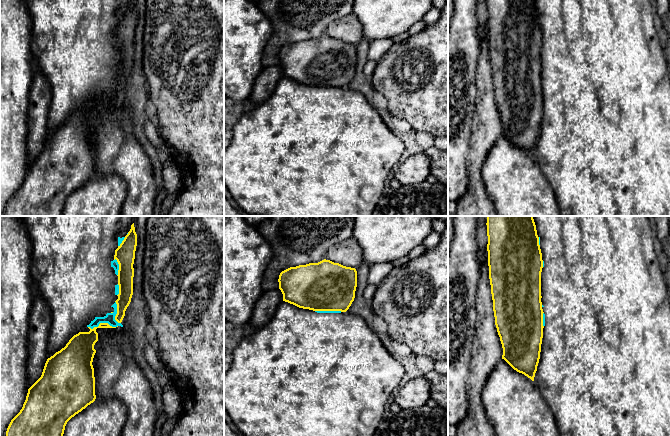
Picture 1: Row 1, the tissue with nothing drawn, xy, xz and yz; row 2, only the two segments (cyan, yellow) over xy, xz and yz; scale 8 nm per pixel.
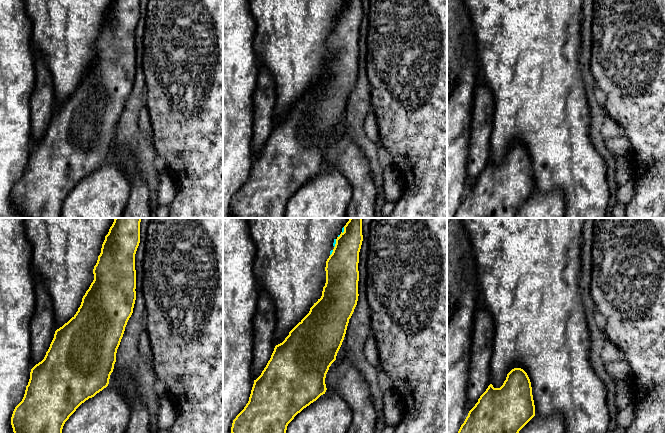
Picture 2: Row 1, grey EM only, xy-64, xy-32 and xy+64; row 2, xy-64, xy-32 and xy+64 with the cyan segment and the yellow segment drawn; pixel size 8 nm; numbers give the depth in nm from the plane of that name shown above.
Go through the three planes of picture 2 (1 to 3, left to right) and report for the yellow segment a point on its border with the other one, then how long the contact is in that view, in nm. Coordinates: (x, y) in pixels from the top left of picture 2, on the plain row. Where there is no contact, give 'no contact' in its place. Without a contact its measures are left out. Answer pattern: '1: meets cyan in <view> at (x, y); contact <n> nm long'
1: no contact
2: meets cyan in xy-32 at (335, 19); contact 70 nm long
3: no contact

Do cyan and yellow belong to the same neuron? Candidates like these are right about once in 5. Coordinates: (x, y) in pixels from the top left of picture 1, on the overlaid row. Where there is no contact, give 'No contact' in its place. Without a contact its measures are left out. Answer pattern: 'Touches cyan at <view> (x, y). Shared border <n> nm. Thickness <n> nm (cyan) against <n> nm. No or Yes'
Touches cyan at xy (102, 322). Shared border 240 nm. Thickness 80 nm (cyan) against 200 nm. No

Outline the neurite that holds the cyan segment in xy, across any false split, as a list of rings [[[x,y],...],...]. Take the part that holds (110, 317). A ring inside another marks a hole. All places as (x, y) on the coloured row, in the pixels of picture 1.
[[[20,216],[32,247],[31,276],[33,280],[37,282],[39,293],[46,300],[51,309],[52,325],[48,338],[48,358],[50,358],[56,352],[64,348],[74,335],[78,334],[79,332],[89,332],[91,329],[96,327],[96,332],[98,333],[98,341],[94,345],[96,353],[94,355],[92,362],[94,368],[96,398],[115,398],[125,405],[127,409],[127,419],[122,429],[121,436],[154,436],[154,428],[156,420],[158,418],[158,411],[154,403],[152,387],[149,381],[146,379],[143,371],[140,369],[140,367],[133,358],[132,343],[130,341],[130,337],[127,331],[124,328],[124,318],[121,323],[118,323],[115,320],[115,316],[117,314],[117,304],[115,301],[118,299],[117,295],[119,294],[117,276],[119,264],[117,260],[114,258],[114,255],[115,250],[120,246],[125,236],[130,231],[131,225],[135,222],[135,217],[136,216]]]

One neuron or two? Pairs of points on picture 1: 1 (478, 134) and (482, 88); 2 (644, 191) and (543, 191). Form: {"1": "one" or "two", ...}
{"1": "one", "2": "two"}

